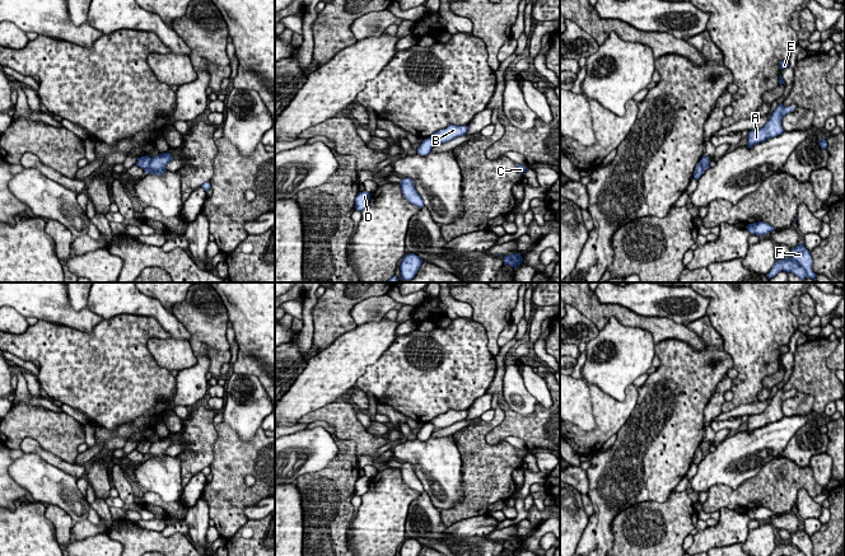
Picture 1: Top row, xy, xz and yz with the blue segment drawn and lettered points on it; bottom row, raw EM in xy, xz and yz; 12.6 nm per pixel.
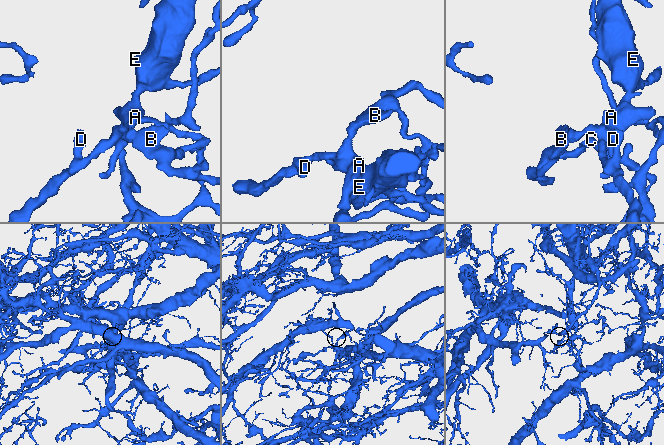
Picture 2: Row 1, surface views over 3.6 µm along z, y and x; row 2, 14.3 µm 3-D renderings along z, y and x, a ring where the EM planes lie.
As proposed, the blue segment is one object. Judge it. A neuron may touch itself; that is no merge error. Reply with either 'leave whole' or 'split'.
split

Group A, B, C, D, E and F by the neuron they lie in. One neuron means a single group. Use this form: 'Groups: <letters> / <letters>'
Groups: A D E / B C F

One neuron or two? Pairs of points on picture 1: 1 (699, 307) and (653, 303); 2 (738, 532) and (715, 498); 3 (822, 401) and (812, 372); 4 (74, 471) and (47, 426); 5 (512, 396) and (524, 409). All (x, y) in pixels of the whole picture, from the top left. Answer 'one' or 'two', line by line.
1: one
2: two
3: one
4: two
5: one

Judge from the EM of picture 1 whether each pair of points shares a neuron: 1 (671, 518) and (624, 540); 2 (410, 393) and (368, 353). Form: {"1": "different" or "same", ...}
{"1": "same", "2": "different"}

